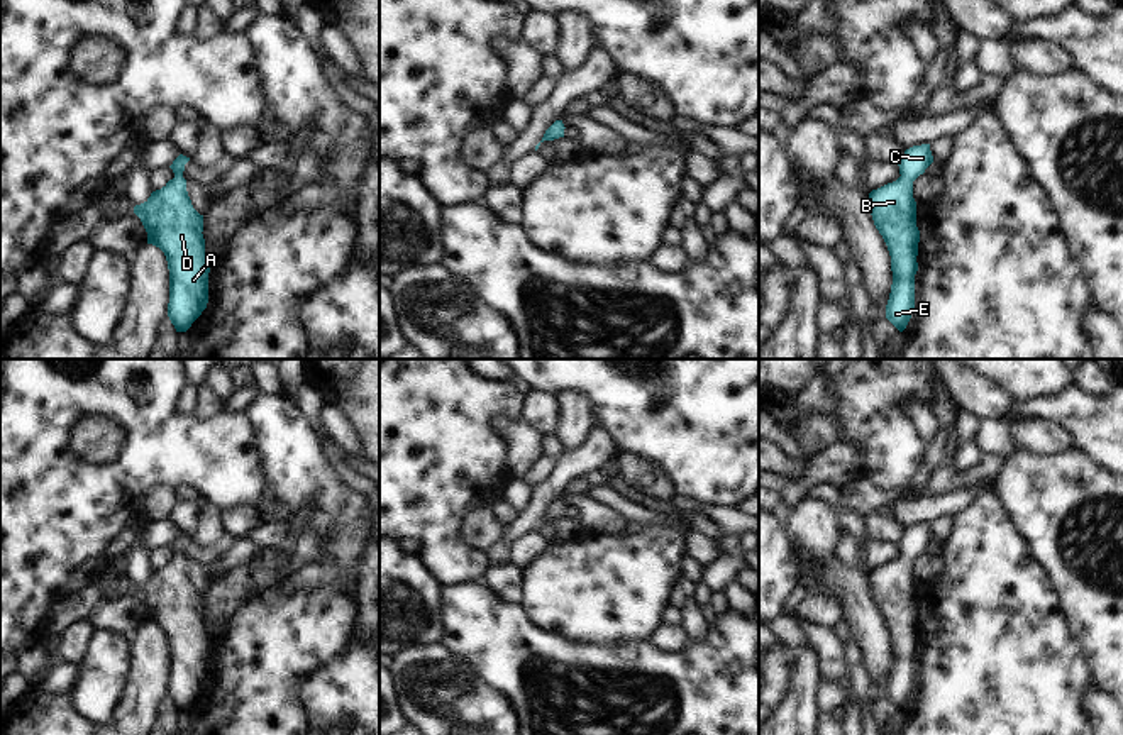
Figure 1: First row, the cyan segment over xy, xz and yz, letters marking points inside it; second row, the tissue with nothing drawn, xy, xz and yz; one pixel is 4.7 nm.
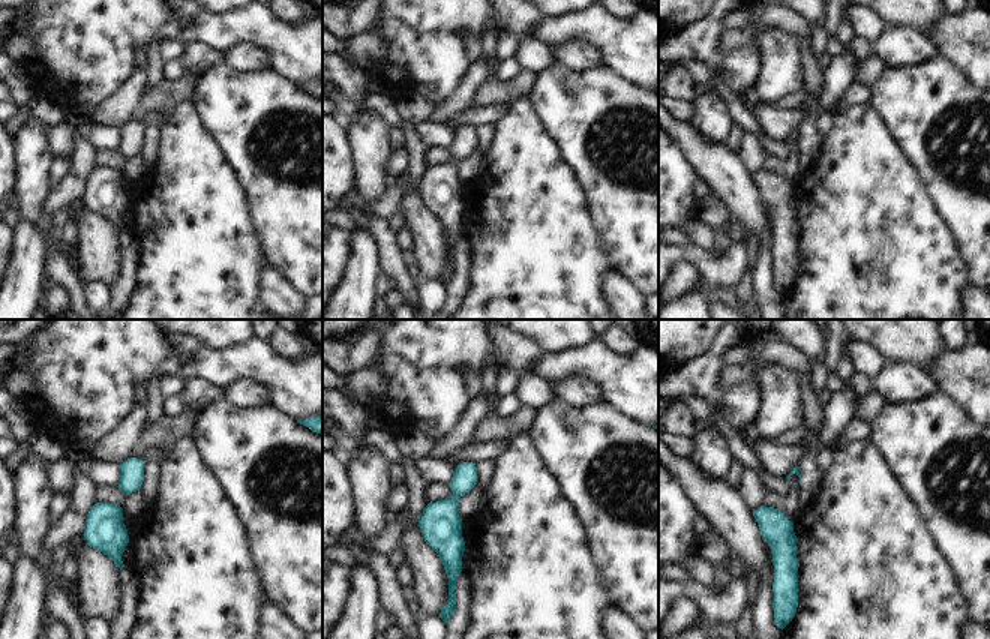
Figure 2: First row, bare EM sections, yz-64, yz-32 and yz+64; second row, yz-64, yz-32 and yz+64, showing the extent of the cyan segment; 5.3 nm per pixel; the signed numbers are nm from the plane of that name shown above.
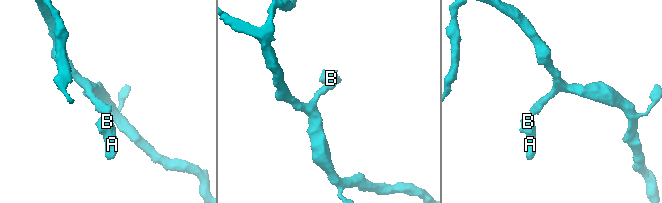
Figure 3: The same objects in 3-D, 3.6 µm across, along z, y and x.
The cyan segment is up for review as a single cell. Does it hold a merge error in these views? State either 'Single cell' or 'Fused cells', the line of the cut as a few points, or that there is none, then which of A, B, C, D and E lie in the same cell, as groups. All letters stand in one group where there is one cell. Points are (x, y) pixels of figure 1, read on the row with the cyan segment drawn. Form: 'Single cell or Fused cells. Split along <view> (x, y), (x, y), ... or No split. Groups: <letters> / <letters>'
Single cell. No split. Groups: A B C D E

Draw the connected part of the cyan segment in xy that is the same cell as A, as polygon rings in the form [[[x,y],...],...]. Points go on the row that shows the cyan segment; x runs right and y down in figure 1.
[[[180,154],[169,166],[174,178],[134,207],[147,232],[147,244],[159,247],[166,256],[168,317],[176,332],[186,332],[208,303],[210,261],[202,234],[203,215],[193,208],[183,178],[188,161],[190,158]]]

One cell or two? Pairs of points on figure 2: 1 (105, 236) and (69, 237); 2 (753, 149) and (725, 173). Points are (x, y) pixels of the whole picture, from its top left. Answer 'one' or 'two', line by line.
1: two
2: two

